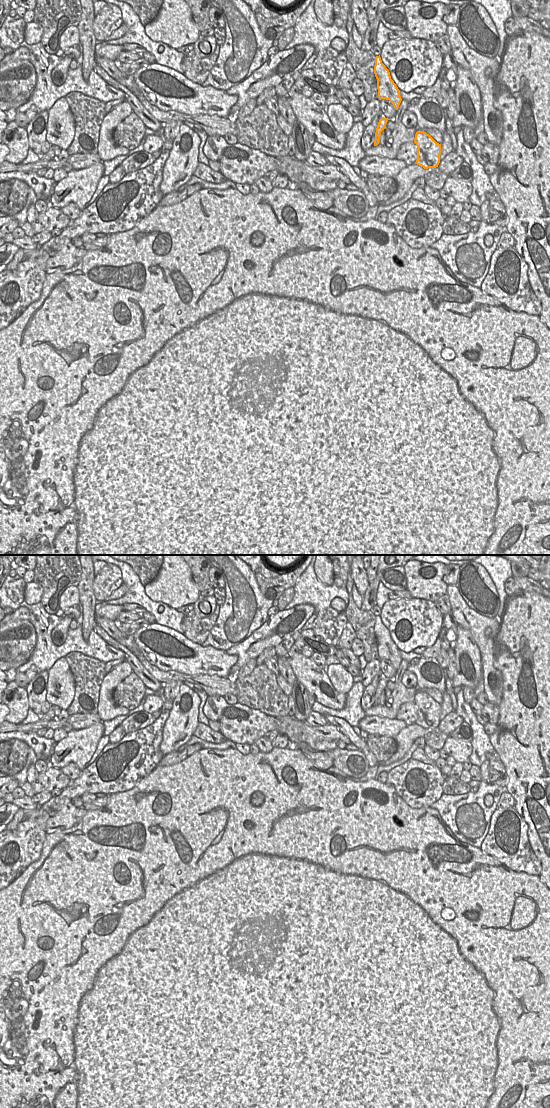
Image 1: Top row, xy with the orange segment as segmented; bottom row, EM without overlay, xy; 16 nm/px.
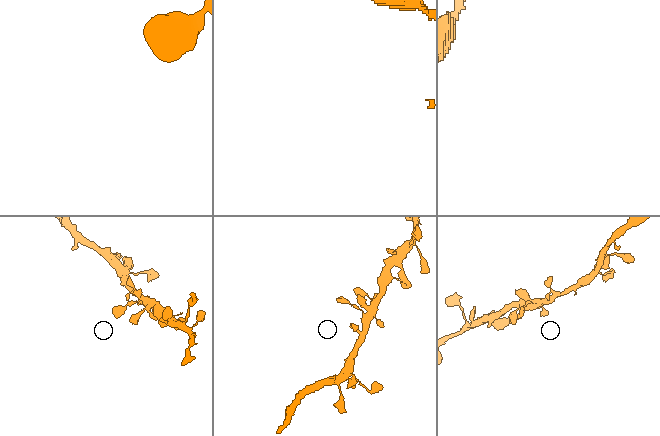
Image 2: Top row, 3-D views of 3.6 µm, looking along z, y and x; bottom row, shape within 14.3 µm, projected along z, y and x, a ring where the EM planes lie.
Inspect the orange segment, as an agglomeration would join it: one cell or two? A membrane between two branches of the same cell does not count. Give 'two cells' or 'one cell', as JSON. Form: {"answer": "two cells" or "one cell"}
{"answer": "one cell"}

